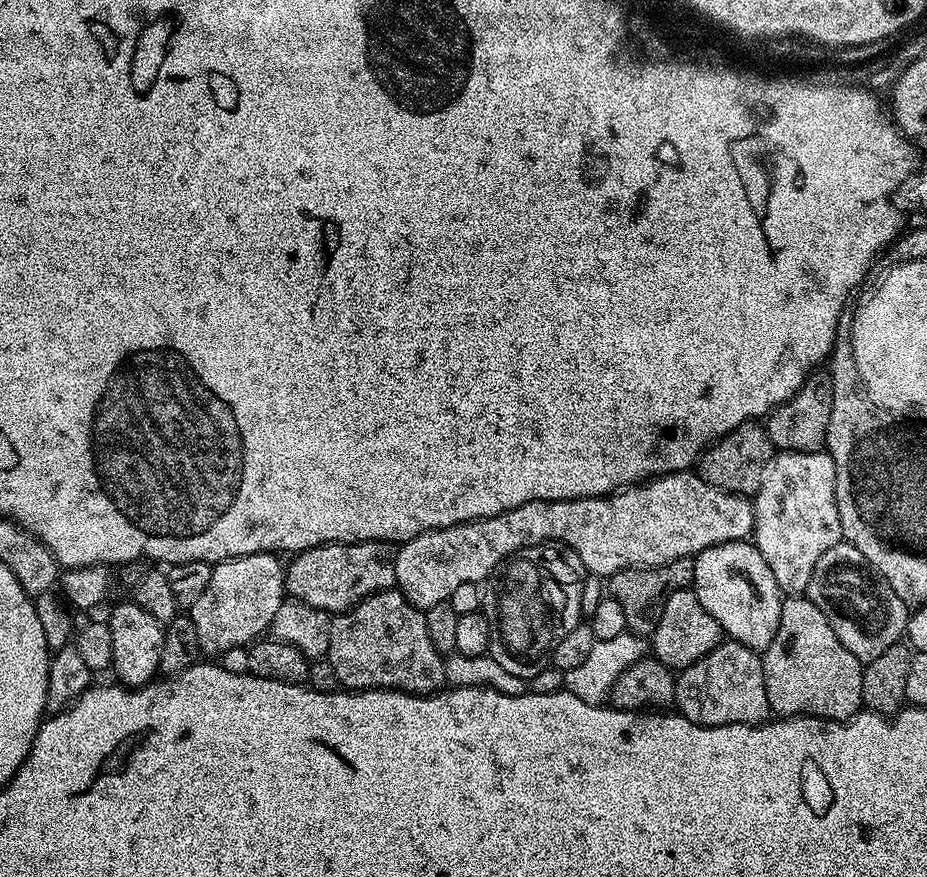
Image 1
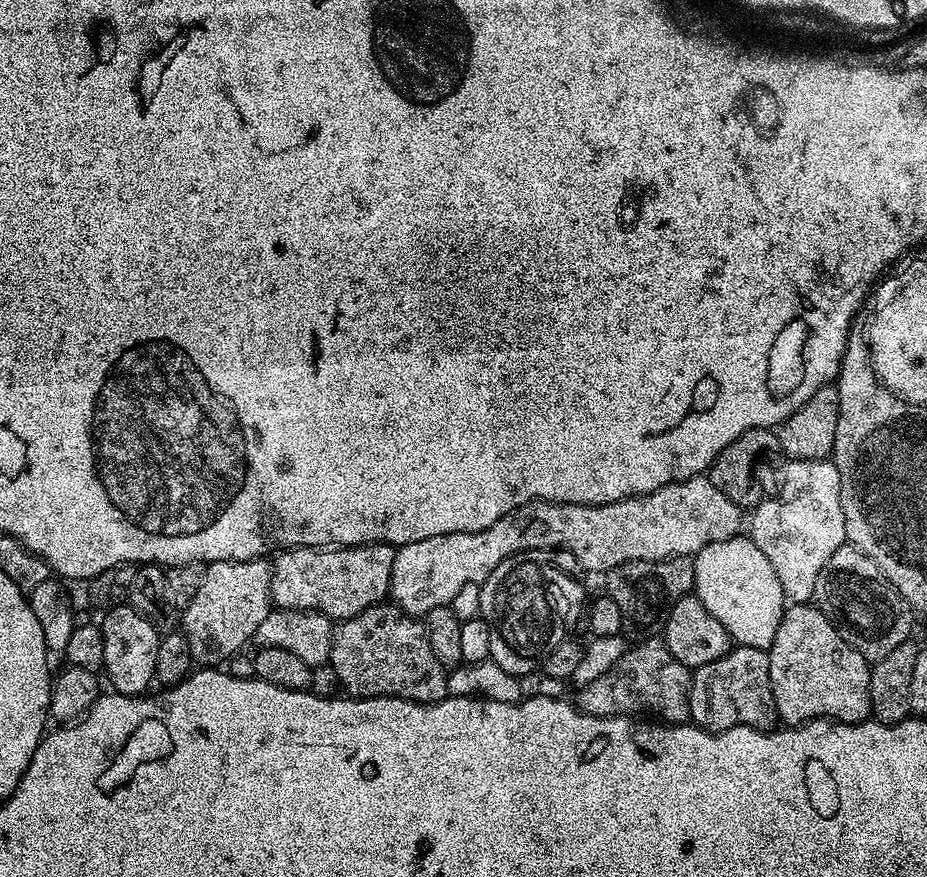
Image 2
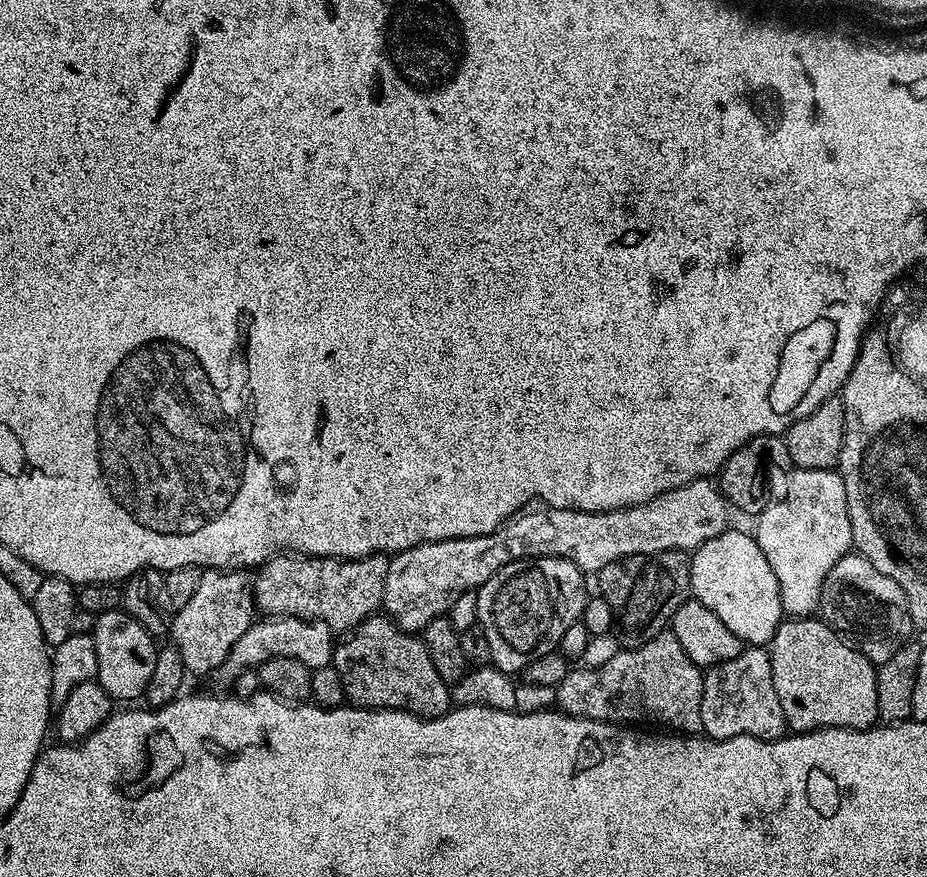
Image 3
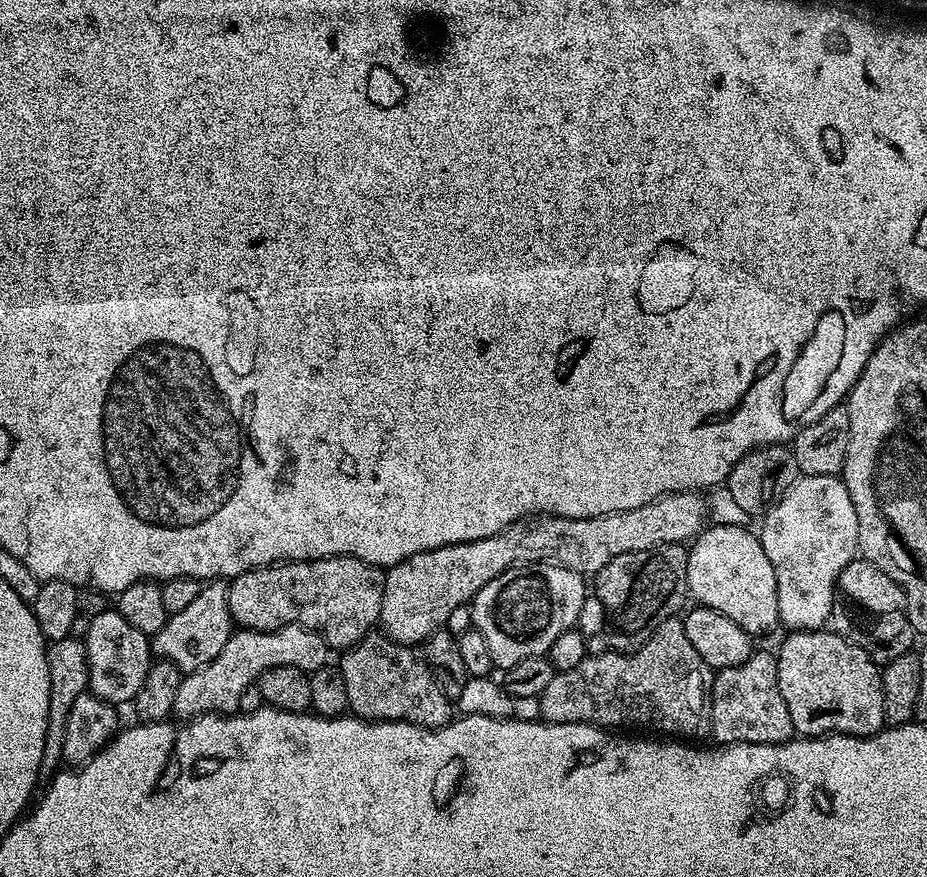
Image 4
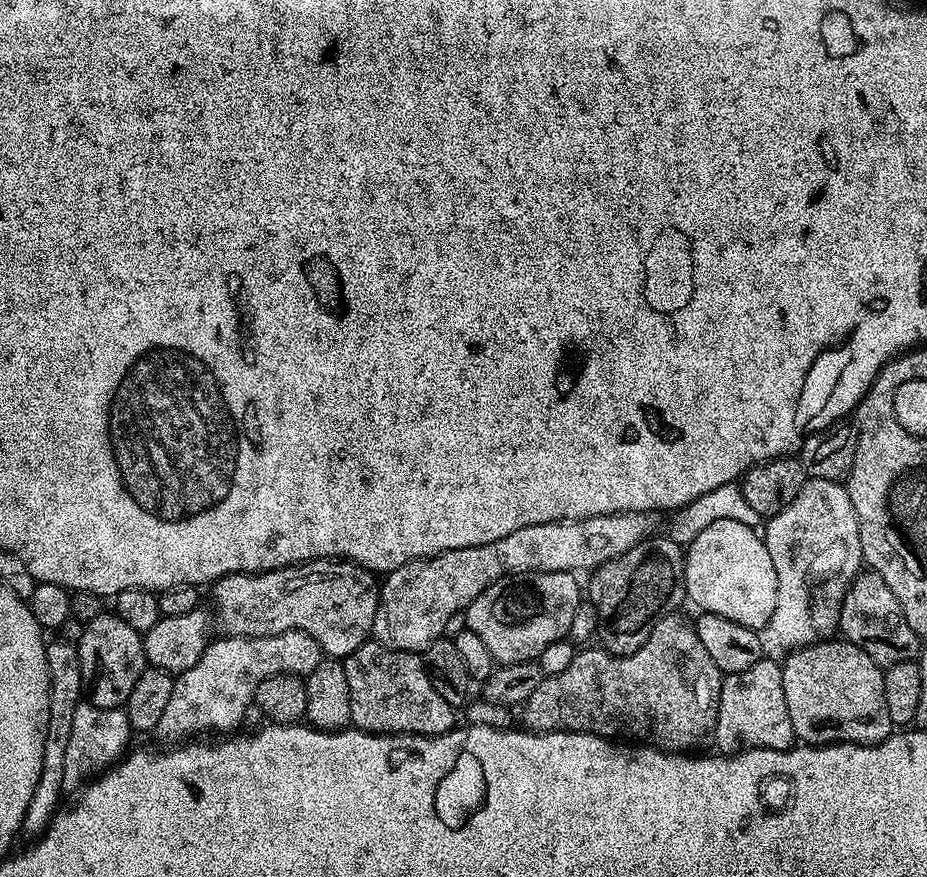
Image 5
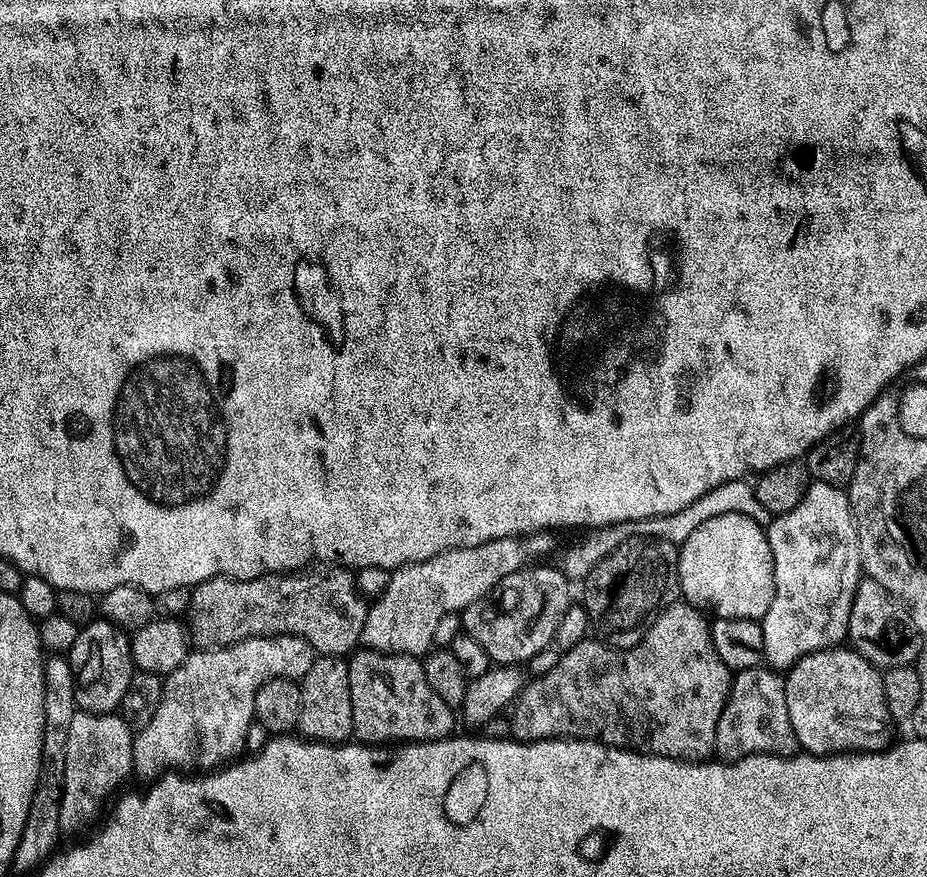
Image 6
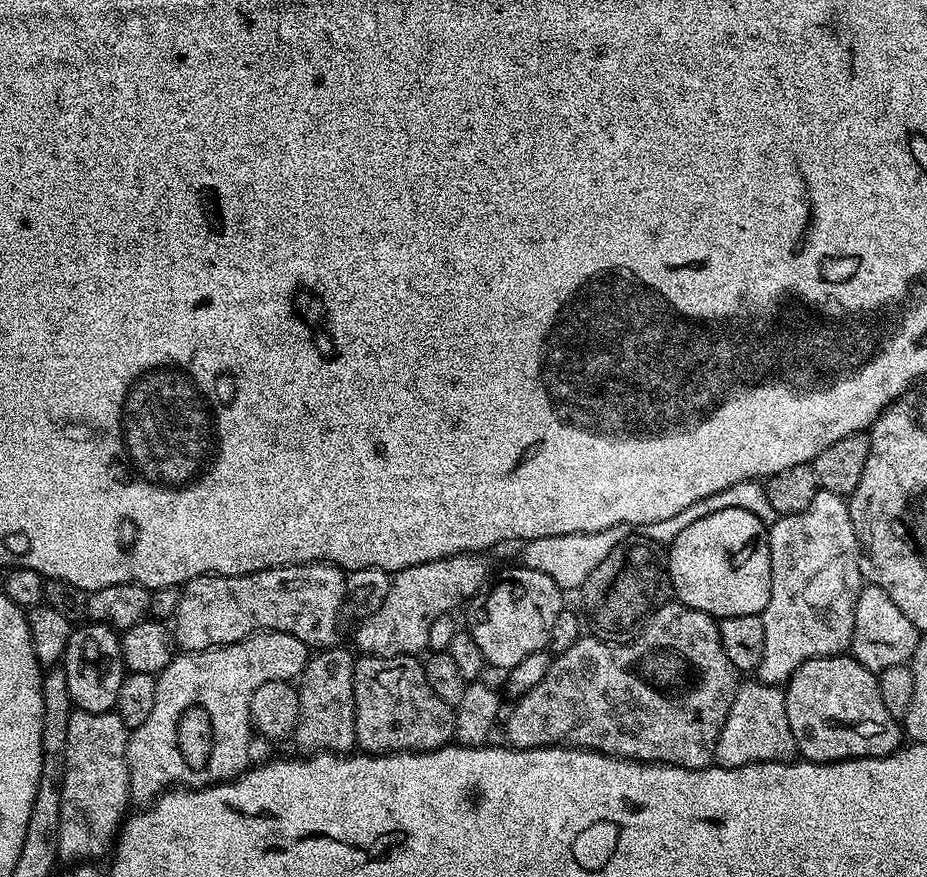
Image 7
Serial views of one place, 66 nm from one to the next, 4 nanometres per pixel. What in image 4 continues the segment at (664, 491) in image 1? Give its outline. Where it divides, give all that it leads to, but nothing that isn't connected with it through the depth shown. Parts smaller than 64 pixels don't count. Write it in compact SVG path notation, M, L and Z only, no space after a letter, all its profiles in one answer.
M669 492L667 496L659 496L651 504L643 504L634 510L594 518L537 514L515 520L509 528L490 538L447 544L414 554L387 569L379 627L391 640L420 646L447 625L451 612L471 602L486 582L494 582L494 578L507 568L557 564L581 574L595 574L606 566L606 562L618 558L618 554L661 548L663 544L683 545L699 536L706 527L710 509L705 497L700 496L703 495L696 492Z

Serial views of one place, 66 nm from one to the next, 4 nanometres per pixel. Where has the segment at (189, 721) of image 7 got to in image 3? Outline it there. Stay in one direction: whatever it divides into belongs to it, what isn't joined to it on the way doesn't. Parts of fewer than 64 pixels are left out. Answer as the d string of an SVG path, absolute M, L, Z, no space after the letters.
M297 616L260 618L250 625L242 638L238 638L228 661L224 663L223 671L229 672L229 677L235 678L244 669L255 669L275 656L296 656L313 670L326 668L332 663L332 651L336 645L332 627L324 620L303 620Z

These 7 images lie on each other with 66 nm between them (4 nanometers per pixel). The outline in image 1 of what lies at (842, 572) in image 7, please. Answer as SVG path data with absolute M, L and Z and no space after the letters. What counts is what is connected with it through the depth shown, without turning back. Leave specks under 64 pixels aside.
M824 450L777 451L766 470L762 470L762 486L756 491L754 507L754 543L762 558L766 558L766 566L770 566L770 574L774 574L774 582L778 582L785 597L807 593L810 574L814 574L818 558L842 540L831 456Z

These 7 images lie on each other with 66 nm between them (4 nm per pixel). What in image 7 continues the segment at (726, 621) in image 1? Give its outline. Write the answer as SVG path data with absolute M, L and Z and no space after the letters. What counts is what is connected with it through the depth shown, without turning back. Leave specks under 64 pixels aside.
M726 509L709 514L687 526L666 552L668 576L672 579L672 592L679 603L694 610L702 610L707 616L723 618L750 614L760 616L766 602L770 602L772 563L768 545L768 529L759 517L744 509Z

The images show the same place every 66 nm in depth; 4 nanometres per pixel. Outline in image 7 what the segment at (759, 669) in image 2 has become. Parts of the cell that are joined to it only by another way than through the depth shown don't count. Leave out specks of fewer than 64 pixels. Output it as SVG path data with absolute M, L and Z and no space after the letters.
M741 683L718 734L715 763L722 768L737 768L746 764L765 764L779 760L792 762L797 756L790 718L786 718L783 691L775 684Z

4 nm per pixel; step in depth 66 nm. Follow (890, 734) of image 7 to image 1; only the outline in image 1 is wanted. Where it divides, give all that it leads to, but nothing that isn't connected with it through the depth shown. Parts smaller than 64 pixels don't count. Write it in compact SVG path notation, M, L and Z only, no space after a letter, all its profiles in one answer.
M807 595L789 596L781 599L782 614L778 618L778 634L774 634L774 642L762 653L764 661L764 677L766 678L766 698L770 702L772 712L777 717L821 716L824 720L851 720L861 711L862 674L864 664L838 642L838 634L834 634L834 626L810 602Z

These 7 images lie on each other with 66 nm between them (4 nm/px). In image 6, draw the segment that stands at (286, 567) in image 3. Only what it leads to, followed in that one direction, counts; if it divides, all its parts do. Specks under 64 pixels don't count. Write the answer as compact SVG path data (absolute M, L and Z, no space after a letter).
M308 566L294 572L259 576L253 580L233 580L215 576L191 589L192 603L186 609L186 627L197 649L207 650L255 636L300 636L325 656L347 657L361 643L360 635L368 617L369 601L360 597L351 571L339 566Z

